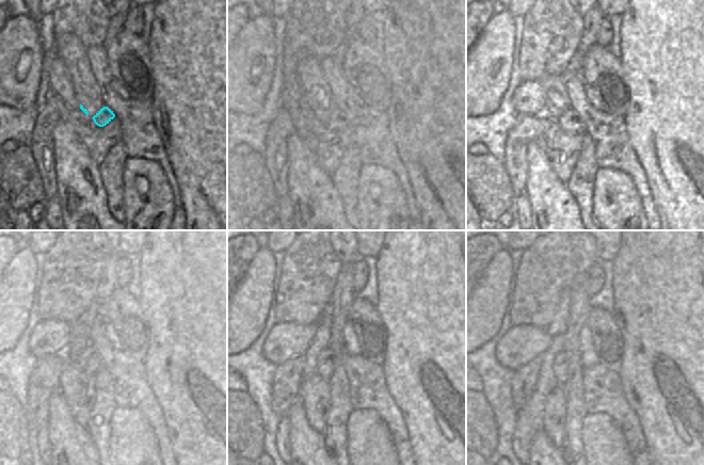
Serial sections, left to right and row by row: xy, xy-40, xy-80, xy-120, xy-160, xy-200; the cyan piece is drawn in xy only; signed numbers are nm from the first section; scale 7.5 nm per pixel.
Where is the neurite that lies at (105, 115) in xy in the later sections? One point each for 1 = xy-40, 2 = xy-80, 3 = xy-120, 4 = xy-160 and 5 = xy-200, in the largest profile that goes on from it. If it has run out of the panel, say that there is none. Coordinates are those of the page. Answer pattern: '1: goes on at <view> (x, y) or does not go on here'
1: goes on at xy-40 (336, 121)
2: goes on at xy-80 (570, 121)
3: goes on at xy-120 (90, 362)
4: goes on at xy-160 (325, 361)
5: goes on at xy-200 (560, 364)

